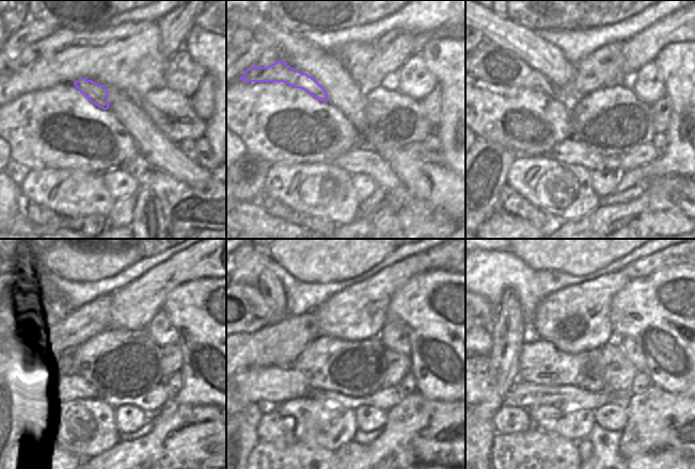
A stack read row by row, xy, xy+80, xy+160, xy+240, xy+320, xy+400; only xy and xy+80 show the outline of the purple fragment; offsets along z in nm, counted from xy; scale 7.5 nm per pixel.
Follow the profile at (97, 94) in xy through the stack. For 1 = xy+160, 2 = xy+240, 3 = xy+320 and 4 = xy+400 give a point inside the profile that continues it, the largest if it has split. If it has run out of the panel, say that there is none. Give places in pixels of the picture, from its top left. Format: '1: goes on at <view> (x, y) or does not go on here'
1: goes on at xy+160 (488, 62)
2: goes on at xy+240 (11, 302)
3: goes on at xy+320 (248, 311)
4: goes on at xy+400 (487, 312)

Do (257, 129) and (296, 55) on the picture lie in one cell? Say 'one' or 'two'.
two

